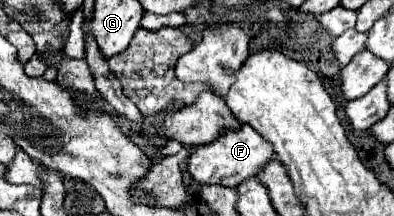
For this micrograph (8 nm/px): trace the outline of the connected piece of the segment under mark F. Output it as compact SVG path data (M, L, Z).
M242 124L238 130L226 130L218 140L210 144L202 144L196 150L190 150L188 156L188 172L198 184L222 184L226 188L234 188L246 178L258 174L258 170L272 158L274 148L258 134L250 124Z

